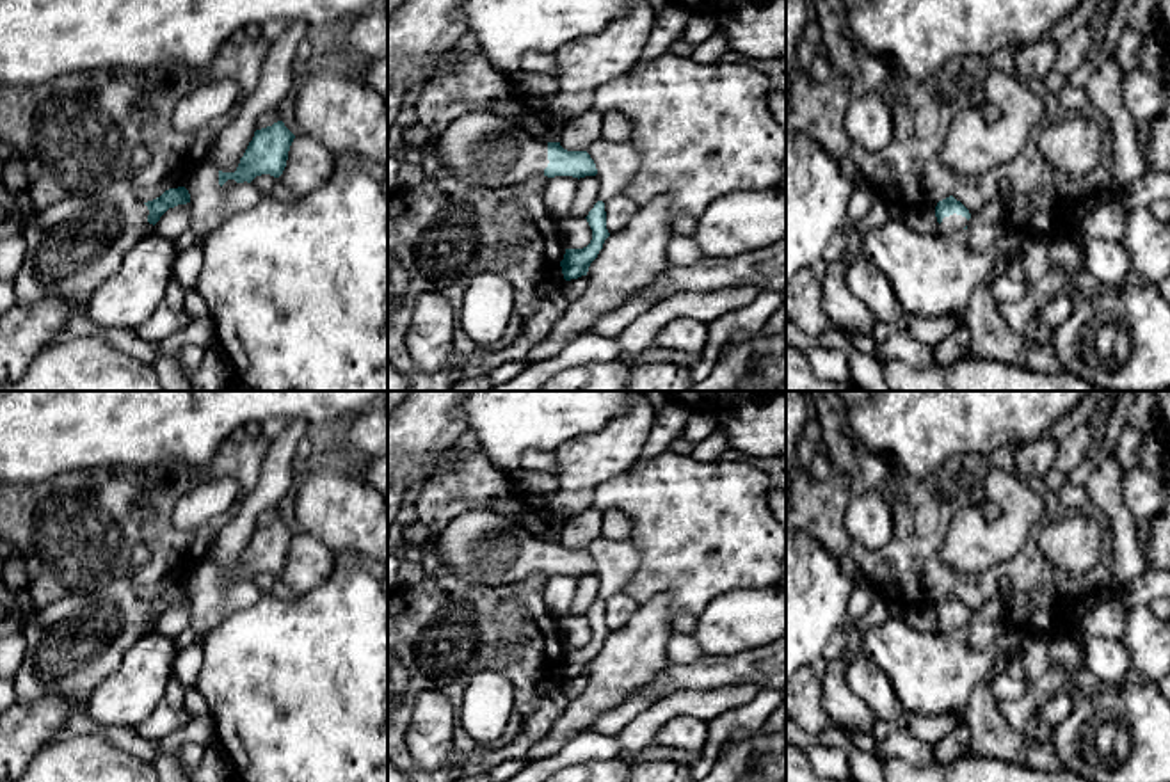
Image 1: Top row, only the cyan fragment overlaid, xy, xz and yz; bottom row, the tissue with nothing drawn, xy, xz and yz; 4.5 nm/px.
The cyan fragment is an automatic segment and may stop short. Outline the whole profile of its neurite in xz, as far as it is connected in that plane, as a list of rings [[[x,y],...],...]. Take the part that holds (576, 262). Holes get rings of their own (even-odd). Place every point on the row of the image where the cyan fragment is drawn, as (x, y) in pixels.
[[[597,201],[585,219],[592,229],[592,240],[583,249],[565,249],[564,259],[560,261],[565,281],[587,275],[590,263],[597,258],[605,240],[610,236],[603,201]]]

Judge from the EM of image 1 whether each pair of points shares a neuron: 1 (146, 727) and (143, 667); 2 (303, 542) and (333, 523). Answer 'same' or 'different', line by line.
1: different
2: different

